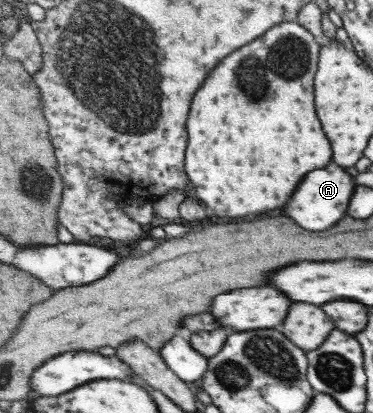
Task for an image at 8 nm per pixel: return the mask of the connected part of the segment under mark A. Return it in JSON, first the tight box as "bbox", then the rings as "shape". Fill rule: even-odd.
{"bbox":[284,163,357,231],"shape":[[[332,163],[324,169],[312,171],[308,177],[304,177],[304,185],[300,185],[300,189],[296,189],[296,197],[292,197],[292,201],[288,201],[288,205],[284,207],[284,213],[290,215],[300,227],[304,227],[308,231],[324,231],[324,229],[336,225],[346,215],[350,199],[352,199],[352,195],[355,195],[357,188],[354,177],[350,173],[346,173],[342,167]]]}

